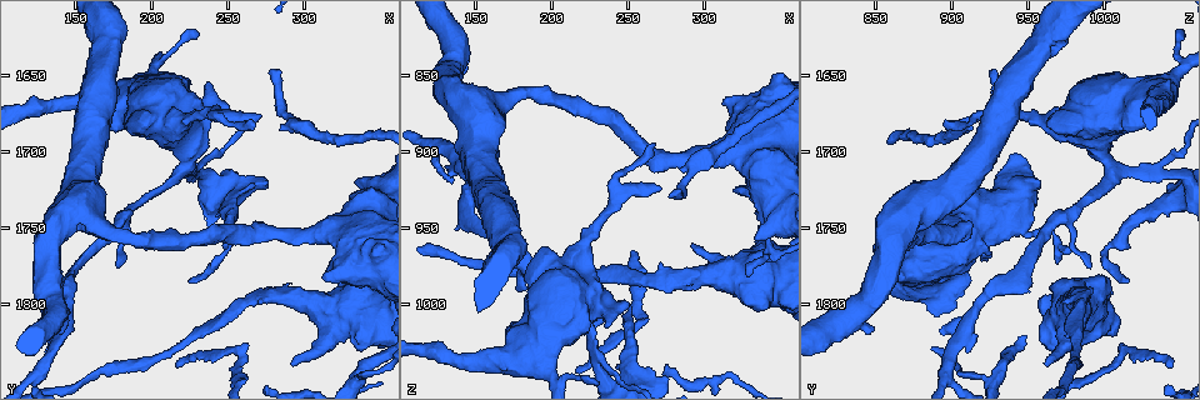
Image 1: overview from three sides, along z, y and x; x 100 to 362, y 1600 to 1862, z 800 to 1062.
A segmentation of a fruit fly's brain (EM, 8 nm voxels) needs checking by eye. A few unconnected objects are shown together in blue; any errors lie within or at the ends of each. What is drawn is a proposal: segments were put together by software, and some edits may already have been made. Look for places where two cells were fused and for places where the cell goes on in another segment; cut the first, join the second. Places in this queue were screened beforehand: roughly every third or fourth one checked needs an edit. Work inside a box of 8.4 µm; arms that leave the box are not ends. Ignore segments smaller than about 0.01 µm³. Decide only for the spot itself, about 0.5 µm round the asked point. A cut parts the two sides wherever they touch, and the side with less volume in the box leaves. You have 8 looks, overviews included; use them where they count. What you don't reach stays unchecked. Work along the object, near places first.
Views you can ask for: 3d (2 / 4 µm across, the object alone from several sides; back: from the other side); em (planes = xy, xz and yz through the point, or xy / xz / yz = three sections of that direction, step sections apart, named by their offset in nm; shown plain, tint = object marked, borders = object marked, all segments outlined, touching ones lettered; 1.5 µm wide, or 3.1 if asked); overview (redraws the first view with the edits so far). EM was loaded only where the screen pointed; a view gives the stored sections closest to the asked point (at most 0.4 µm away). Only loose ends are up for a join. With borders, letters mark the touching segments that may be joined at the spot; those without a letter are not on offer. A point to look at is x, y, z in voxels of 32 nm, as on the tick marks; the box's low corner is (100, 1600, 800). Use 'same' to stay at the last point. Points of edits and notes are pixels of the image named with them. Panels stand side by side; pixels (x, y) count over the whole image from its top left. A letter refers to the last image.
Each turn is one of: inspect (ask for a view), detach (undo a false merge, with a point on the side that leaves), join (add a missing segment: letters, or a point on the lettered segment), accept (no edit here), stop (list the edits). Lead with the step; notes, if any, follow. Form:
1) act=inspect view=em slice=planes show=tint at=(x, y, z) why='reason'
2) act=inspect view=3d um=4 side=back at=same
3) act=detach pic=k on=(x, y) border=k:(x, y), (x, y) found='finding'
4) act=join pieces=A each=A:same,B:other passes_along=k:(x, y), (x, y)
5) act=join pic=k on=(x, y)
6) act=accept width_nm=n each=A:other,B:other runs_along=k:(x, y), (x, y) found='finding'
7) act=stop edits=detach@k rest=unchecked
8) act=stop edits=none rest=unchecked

act=inspect view=em slice=planes show=tint at=(312, 1784, 866)

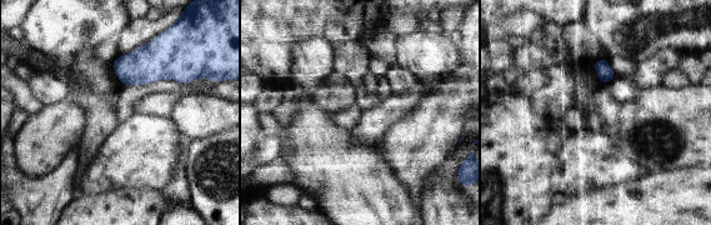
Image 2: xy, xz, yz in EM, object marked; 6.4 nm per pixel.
act=inspect view=em slice=planes show=borders at=same why='see the neighbours'

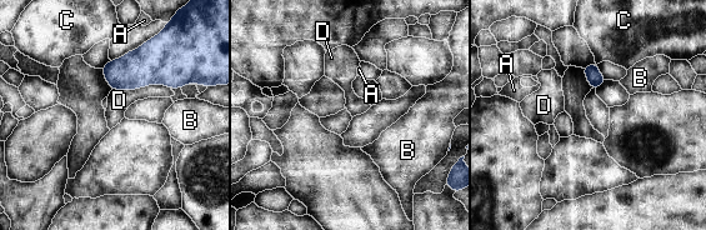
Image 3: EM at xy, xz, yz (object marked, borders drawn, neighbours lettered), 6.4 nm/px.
act=accept longest_contact=D:380nm each=A:other,B:other,C:other,D:other found='no lettered segment goes on from it'

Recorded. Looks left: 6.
act=inspect view=3d um=2 at=(264, 1680, 896) why='branch stops here'

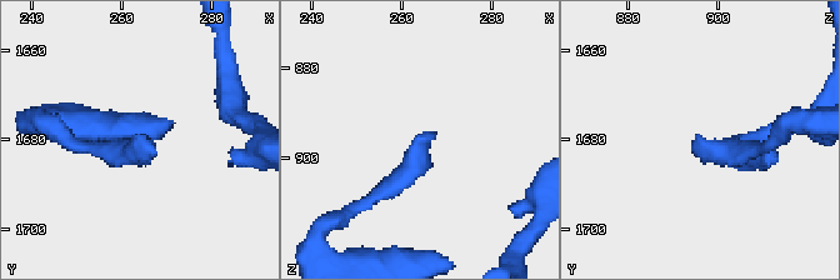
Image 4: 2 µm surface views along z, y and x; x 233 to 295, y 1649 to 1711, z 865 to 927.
act=inspect view=em slice=planes show=borders at=(265, 1678, 895)

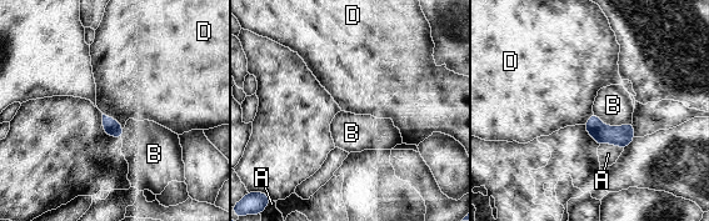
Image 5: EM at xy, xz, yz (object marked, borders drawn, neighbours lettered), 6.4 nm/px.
act=accept longest_contact=B:260nm each=A:other,B:other,D:other border=5:(103, 112), (115, 119), (123, 127) found='none of them fits'

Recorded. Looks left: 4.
act=inspect view=3d um=4 at=(234, 1658, 1012) why='an open end'

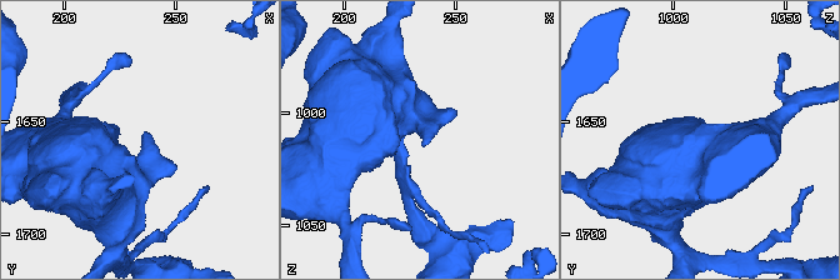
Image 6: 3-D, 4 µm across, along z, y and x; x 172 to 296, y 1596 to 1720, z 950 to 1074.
act=inspect view=em slice=xy step=4 show=tint at=(234, 1655, 1013) why='need the tissue'

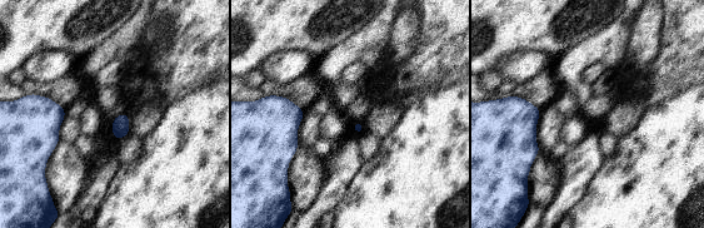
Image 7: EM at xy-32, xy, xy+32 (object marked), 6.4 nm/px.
act=inspect view=em slice=planes show=borders at=same

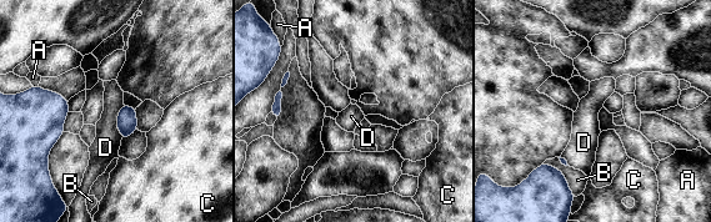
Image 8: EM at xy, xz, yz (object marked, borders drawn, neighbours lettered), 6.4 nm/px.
act=accept each=A:other,B:other,C:other,D:other border=8:(124, 105), (116, 124), (121, 139) found='none of them fits'

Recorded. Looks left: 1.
act=stop edits=none rest=unchecked

